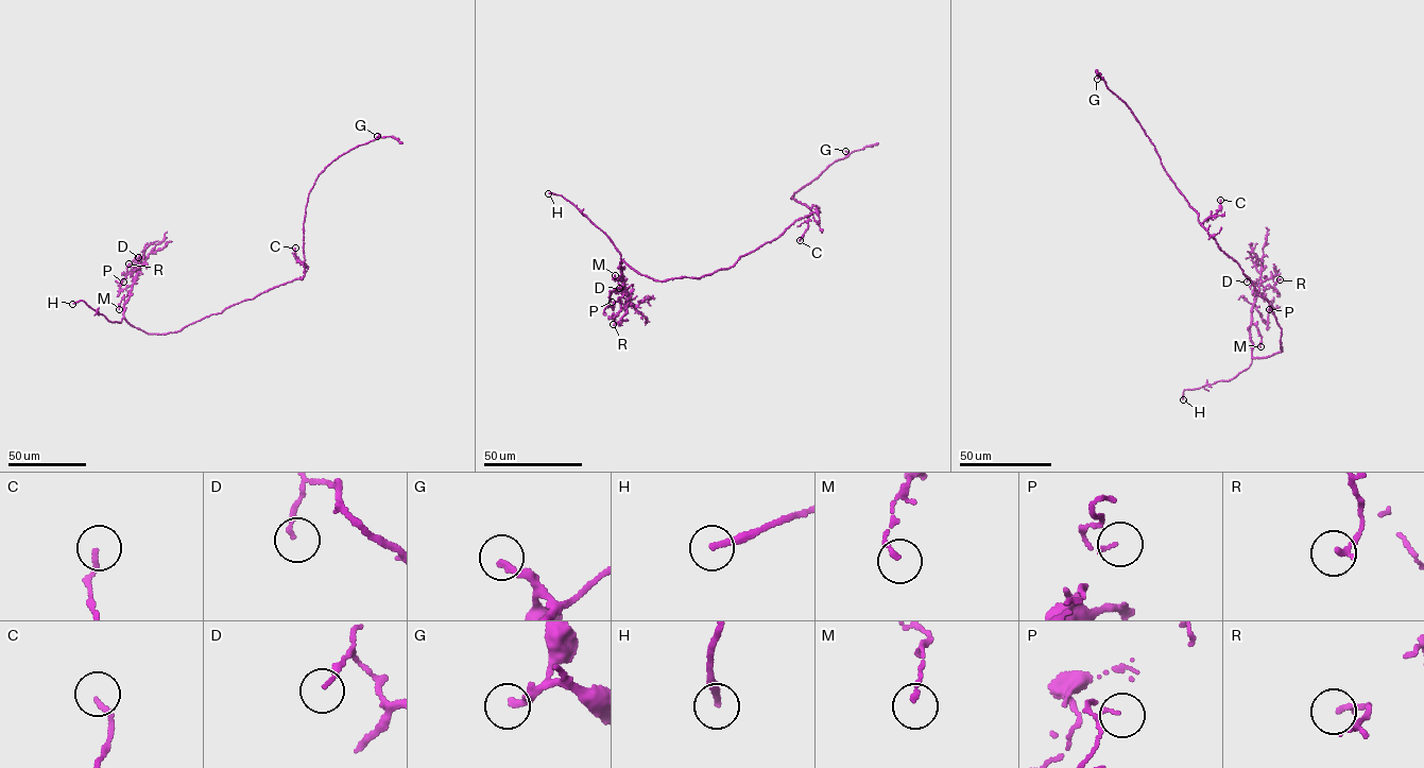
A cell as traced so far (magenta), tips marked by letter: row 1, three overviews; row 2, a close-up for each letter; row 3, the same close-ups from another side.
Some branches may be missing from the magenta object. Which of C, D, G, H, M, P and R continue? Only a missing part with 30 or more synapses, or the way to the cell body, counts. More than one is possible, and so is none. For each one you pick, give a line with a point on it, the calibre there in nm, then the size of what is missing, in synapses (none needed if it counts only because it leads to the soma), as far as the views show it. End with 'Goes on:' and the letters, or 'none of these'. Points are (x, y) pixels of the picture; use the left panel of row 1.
G: (377, 136) | 220 nm | 35 syn
H: (72, 304) | 190 nm
Goes on: G, H

